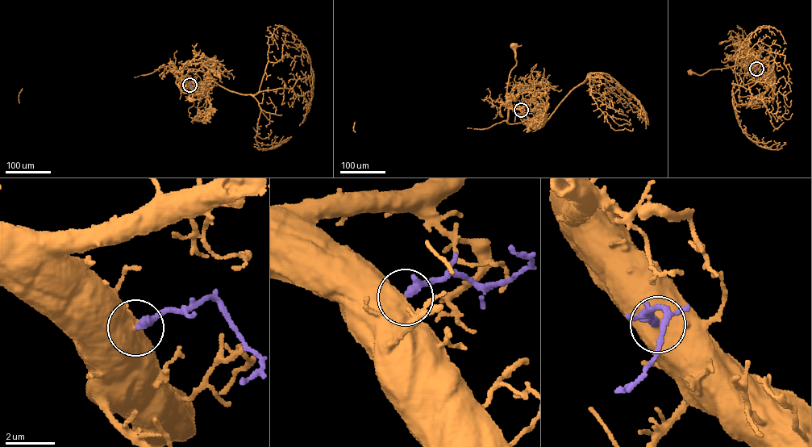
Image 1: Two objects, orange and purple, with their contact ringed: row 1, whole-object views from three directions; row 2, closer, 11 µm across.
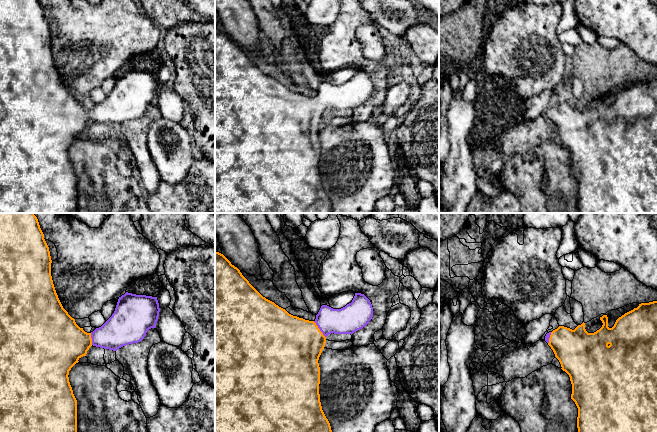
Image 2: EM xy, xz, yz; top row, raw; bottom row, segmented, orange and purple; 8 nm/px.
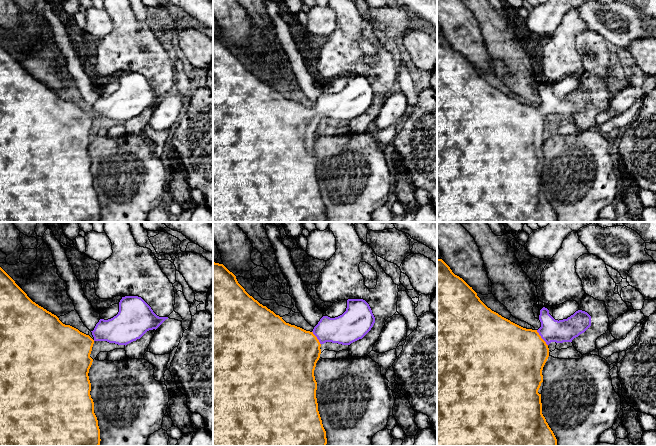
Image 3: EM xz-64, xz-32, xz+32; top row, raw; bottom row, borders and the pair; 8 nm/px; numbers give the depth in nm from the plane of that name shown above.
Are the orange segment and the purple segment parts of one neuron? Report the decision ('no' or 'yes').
yes

